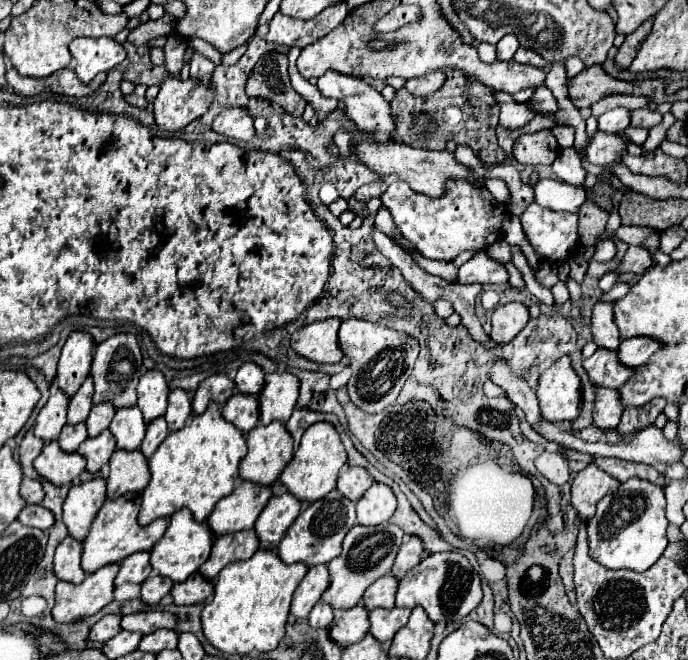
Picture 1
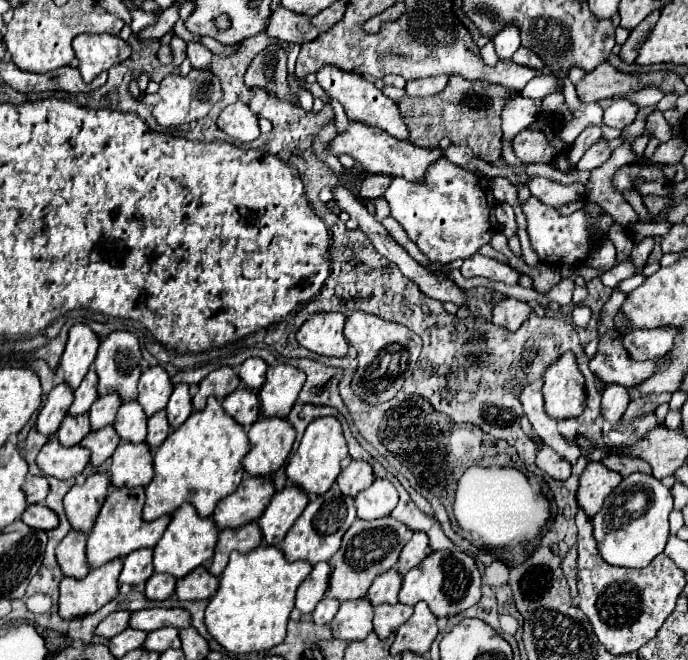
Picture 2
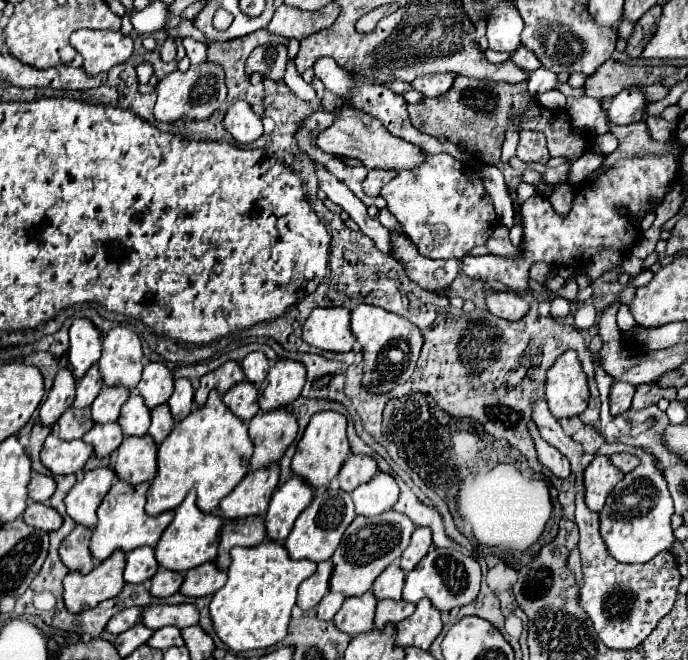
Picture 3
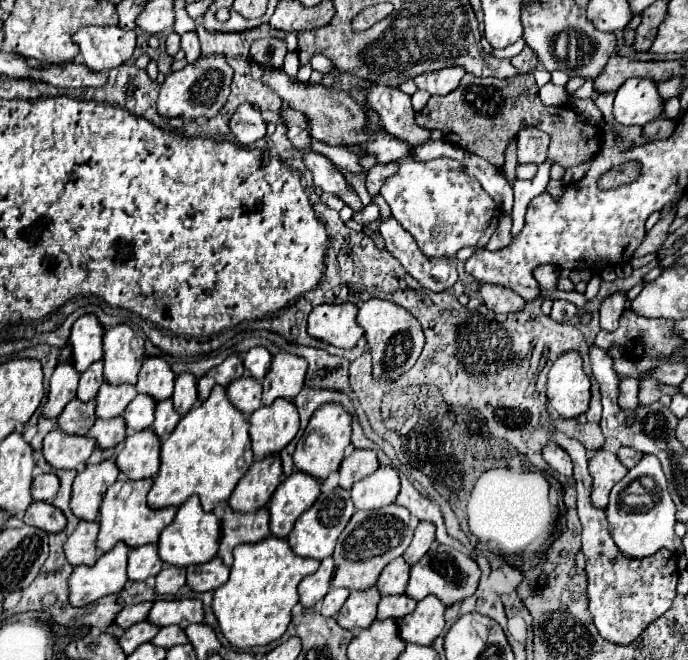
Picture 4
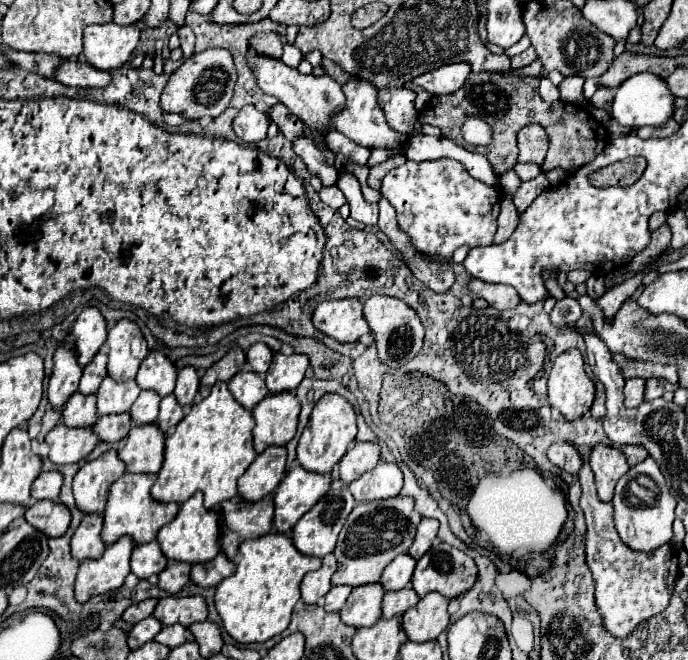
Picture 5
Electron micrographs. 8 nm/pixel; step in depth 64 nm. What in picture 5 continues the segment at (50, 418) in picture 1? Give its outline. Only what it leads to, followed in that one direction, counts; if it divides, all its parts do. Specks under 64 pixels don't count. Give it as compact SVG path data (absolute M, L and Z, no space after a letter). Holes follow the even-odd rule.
M60 342L54 352L54 368L48 382L48 398L54 410L62 408L68 398L78 390L80 376L82 368L78 364L74 348L66 348L64 342Z

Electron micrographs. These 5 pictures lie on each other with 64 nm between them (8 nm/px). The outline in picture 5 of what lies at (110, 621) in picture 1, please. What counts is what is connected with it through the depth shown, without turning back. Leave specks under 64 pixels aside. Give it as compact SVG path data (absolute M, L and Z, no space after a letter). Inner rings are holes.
M148 598L148 600L136 602L136 604L132 604L132 606L122 614L122 618L124 618L126 622L130 622L130 624L136 624L136 622L140 622L140 620L152 616L156 604L158 604L156 598Z

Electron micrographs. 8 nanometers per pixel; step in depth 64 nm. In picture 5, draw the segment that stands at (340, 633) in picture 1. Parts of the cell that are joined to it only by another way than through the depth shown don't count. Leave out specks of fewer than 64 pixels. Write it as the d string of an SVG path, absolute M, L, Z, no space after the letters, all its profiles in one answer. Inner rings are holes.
M380 582L356 586L340 610L340 618L356 628L372 626L382 618L382 598L384 588Z

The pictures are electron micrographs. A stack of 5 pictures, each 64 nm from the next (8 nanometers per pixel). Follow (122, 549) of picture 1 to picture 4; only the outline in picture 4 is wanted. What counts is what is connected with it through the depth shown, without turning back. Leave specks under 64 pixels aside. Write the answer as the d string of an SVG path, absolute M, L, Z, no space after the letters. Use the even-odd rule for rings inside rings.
M120 476L106 492L104 502L100 506L100 534L98 534L98 550L104 554L108 552L116 542L126 542L130 548L144 546L158 542L160 532L174 520L176 510L174 506L168 508L150 508L146 504L146 494L152 488L154 480L144 478L144 480L132 480L126 476Z

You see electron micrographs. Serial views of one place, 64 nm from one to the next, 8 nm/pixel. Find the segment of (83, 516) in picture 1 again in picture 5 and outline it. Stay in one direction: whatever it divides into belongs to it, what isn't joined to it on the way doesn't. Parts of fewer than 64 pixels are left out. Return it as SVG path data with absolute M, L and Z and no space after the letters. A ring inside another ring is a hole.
M108 450L96 460L88 460L74 476L74 498L84 514L104 512L110 486L126 472L118 450Z

